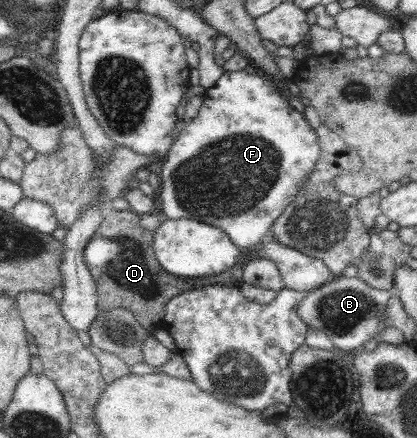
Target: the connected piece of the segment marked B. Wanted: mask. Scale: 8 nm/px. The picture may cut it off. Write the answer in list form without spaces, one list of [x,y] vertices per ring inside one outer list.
[[[340,274],[326,284],[308,291],[308,294],[297,302],[295,311],[307,327],[324,331],[333,348],[344,352],[375,344],[374,337],[385,329],[382,320],[390,296],[391,291],[370,288],[368,284],[359,280],[358,276],[345,278]]]

